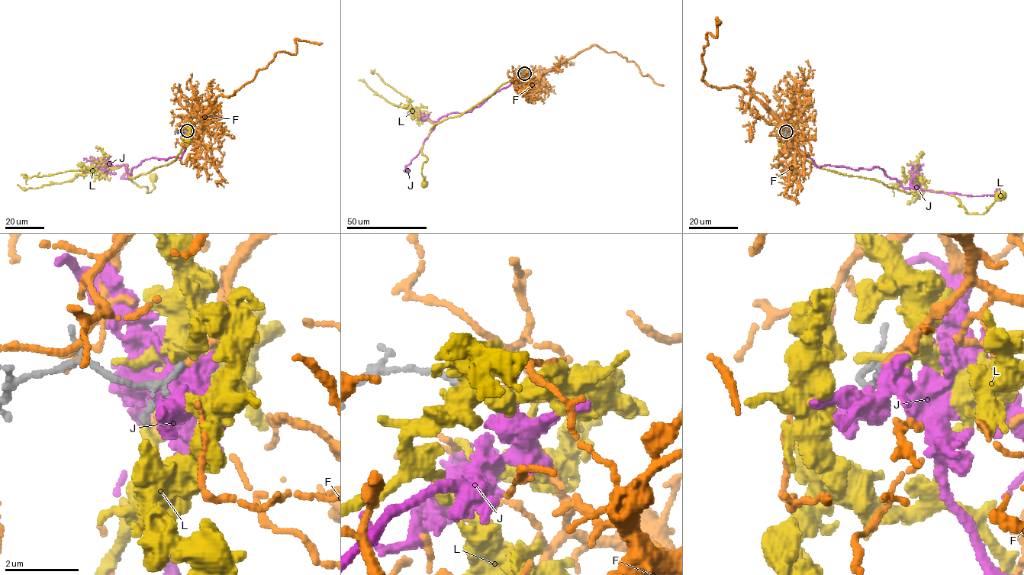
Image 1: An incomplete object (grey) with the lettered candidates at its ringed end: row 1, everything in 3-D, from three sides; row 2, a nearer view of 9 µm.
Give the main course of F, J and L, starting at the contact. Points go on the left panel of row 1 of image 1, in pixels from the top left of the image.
F: (187, 130), (202, 121), (217, 96), (233, 95), (277, 52), (296, 53), (295, 39), (322, 43)
J: (185, 133), (187, 142), (180, 158), (143, 159), (133, 167), (129, 178), (121, 177), (125, 172)
L: (187, 130), (175, 159), (130, 179), (124, 164), (36, 188), (25, 189), (17, 184)

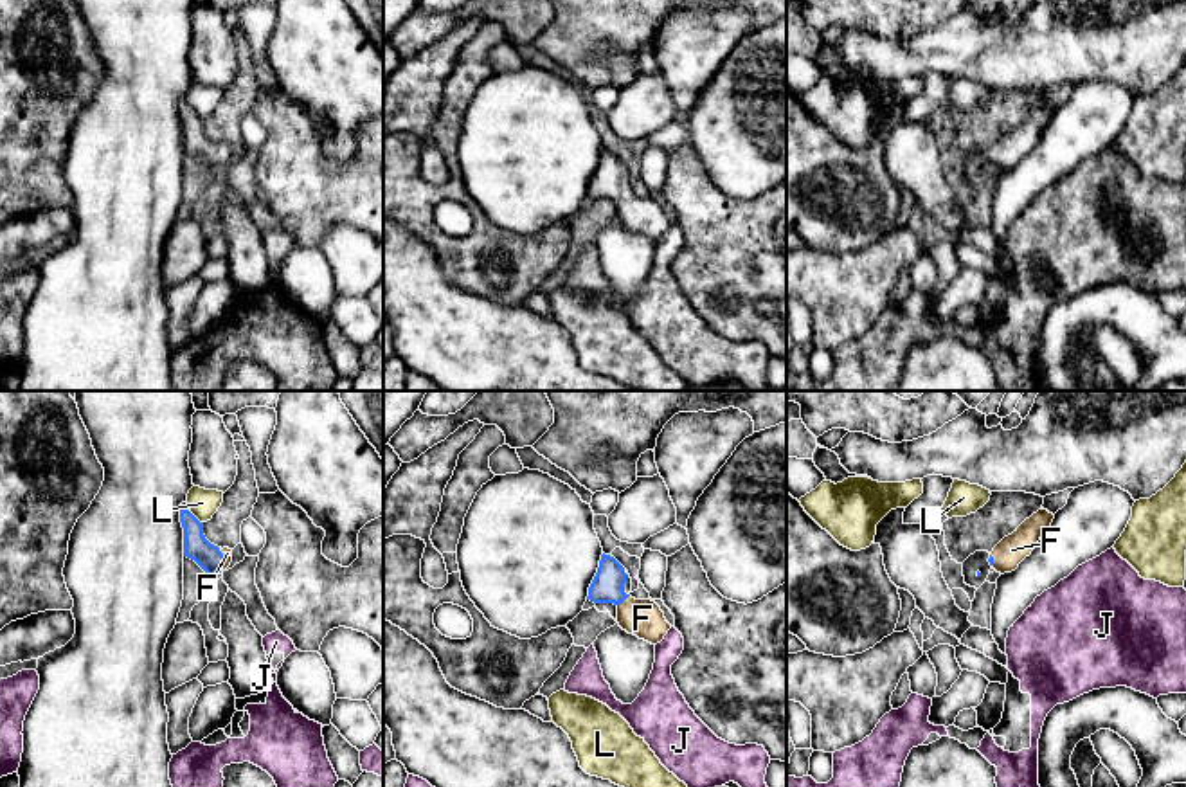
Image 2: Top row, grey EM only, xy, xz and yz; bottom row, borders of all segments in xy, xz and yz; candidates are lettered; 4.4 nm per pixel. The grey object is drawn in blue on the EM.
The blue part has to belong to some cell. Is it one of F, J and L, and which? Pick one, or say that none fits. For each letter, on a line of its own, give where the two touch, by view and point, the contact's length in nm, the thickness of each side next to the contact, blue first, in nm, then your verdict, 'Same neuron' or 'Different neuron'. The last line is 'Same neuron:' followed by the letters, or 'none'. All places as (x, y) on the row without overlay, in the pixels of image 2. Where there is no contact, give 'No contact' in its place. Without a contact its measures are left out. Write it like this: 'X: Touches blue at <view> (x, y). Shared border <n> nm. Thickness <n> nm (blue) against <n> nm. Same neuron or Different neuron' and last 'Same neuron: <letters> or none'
F: Touches blue at xz (623, 197). Shared border 80 nm. Thickness 140 nm (blue) against 170 nm. Same neuron
J: No contact. Different neuron
L: Touches blue at xy (195, 114). Shared border 80 nm. Thickness 120 nm (blue) against 130 nm. Different neuron
Same neuron: F

